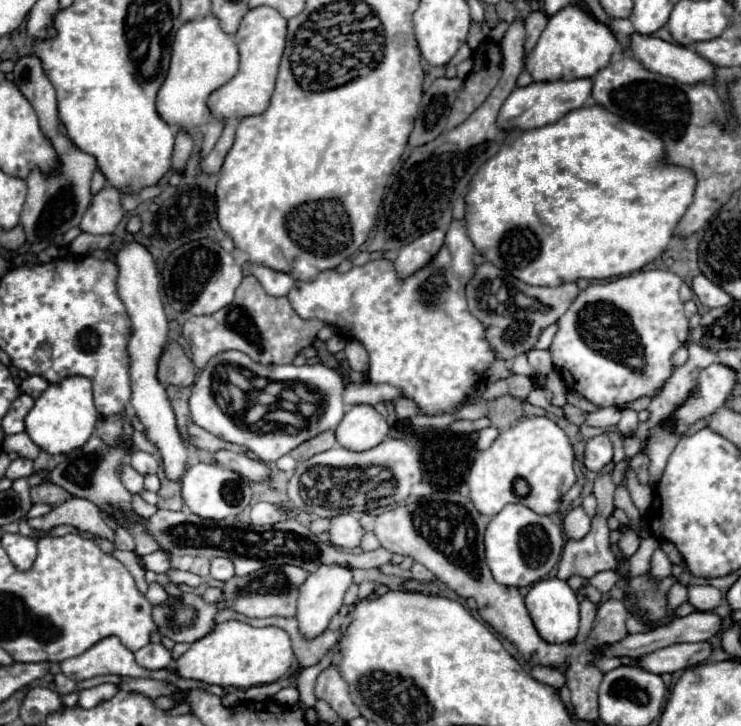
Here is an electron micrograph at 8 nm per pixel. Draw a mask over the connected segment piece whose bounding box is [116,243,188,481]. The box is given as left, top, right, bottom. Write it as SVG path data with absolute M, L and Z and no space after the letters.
M128 243L118 255L116 255L116 265L118 265L118 295L128 311L130 323L132 323L132 333L128 341L128 355L130 355L130 383L132 383L132 399L130 405L136 411L136 417L144 425L144 435L150 443L156 445L164 475L170 481L180 481L180 477L186 471L186 445L184 439L176 427L176 415L170 405L170 399L166 395L166 387L158 381L158 361L162 353L168 347L168 319L164 313L164 305L160 299L160 279L158 279L158 269L154 265L152 255L148 253L146 247L140 243Z

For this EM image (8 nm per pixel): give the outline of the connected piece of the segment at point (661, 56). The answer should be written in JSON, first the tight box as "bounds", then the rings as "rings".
{"bounds":[632,33,714,85],"rings":[[[634,33],[632,53],[646,69],[652,69],[664,77],[672,77],[682,85],[714,83],[714,65],[710,61],[704,61],[690,47]]]}

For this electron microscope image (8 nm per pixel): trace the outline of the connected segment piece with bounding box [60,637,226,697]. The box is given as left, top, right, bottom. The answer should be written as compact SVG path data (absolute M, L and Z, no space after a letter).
M106 637L106 639L98 641L96 645L92 645L92 649L84 651L82 655L70 657L70 659L62 661L62 663L60 663L60 669L62 669L62 673L64 673L66 677L70 677L70 679L74 679L74 681L84 681L84 679L90 679L90 677L96 677L96 675L110 675L110 673L114 673L114 675L122 675L122 677L154 677L154 679L176 681L176 686L181 690L202 688L220 697L226 694L223 687L206 684L200 681L183 679L168 669L148 671L148 669L140 667L140 665L134 661L134 653L132 653L130 649L126 649L126 647L120 643L118 637Z

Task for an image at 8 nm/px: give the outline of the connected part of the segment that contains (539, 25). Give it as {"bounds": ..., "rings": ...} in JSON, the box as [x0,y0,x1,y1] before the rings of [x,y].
{"bounds":[524,11,548,55],"rings":[[[532,11],[530,17],[526,17],[526,47],[524,47],[526,55],[532,53],[538,37],[540,37],[540,33],[546,27],[546,21],[548,21],[548,17],[542,11]]]}

